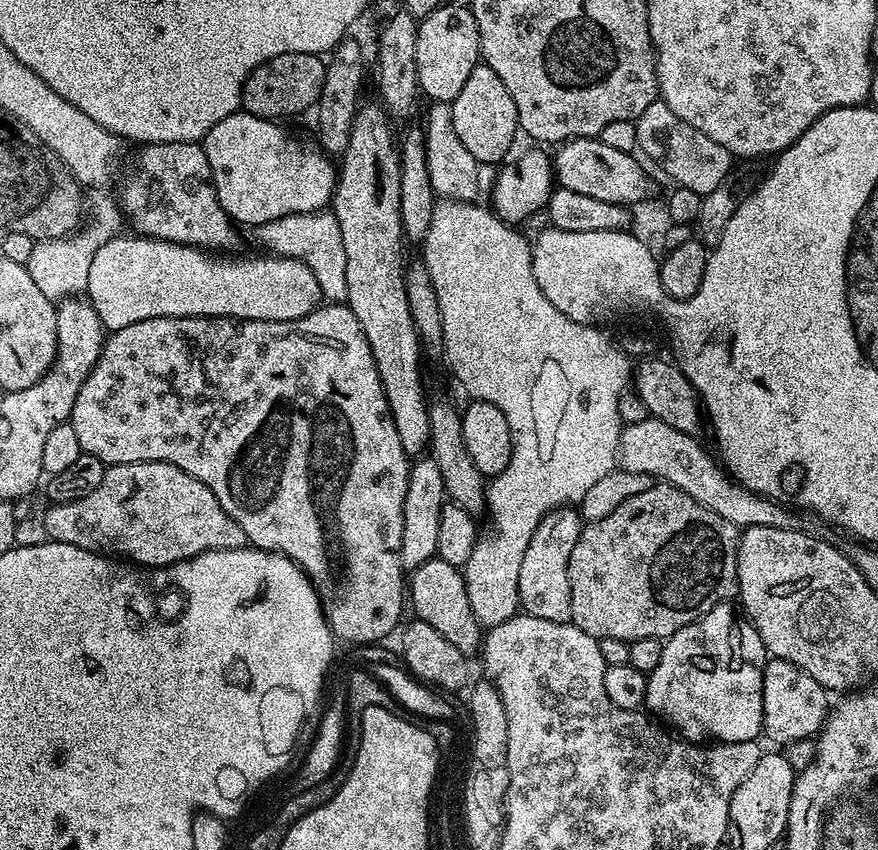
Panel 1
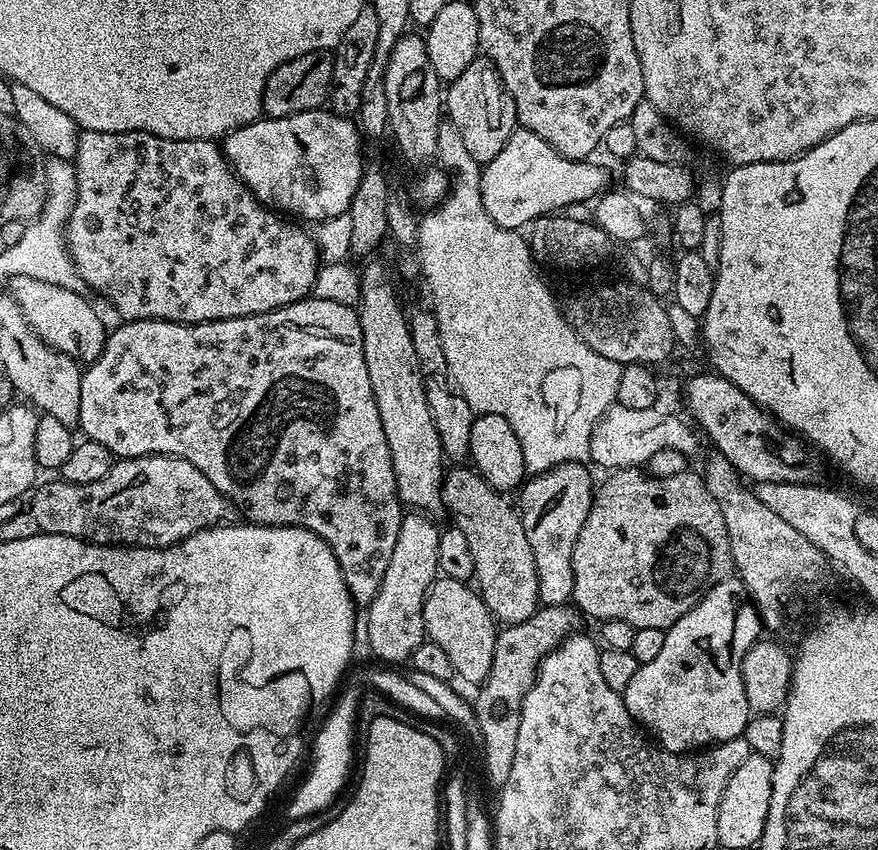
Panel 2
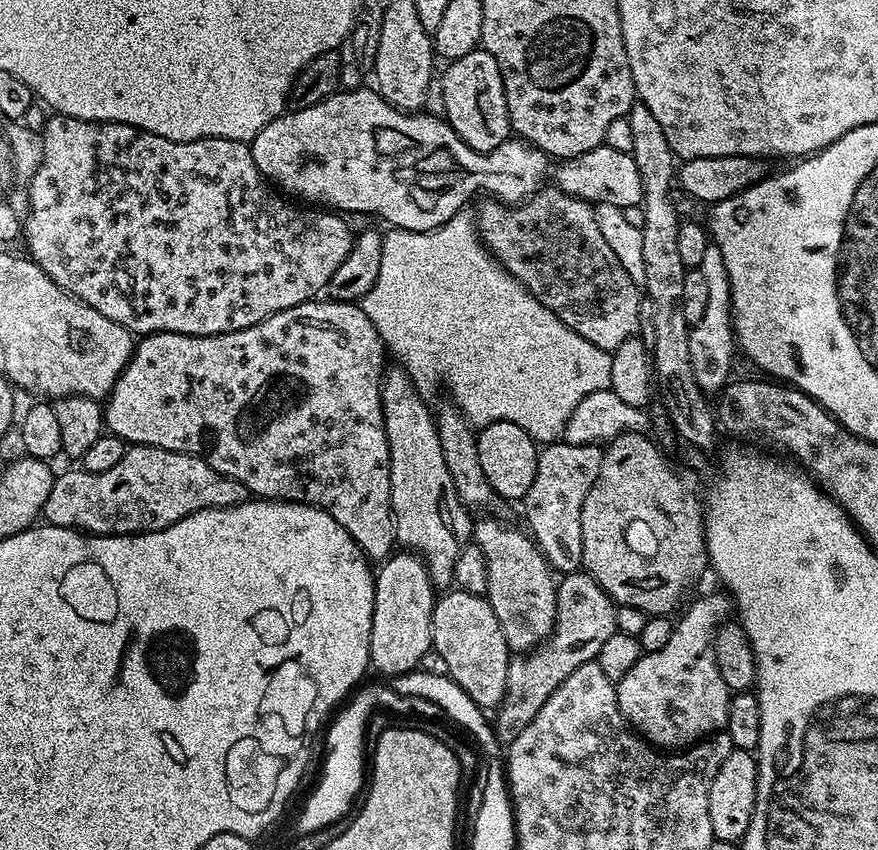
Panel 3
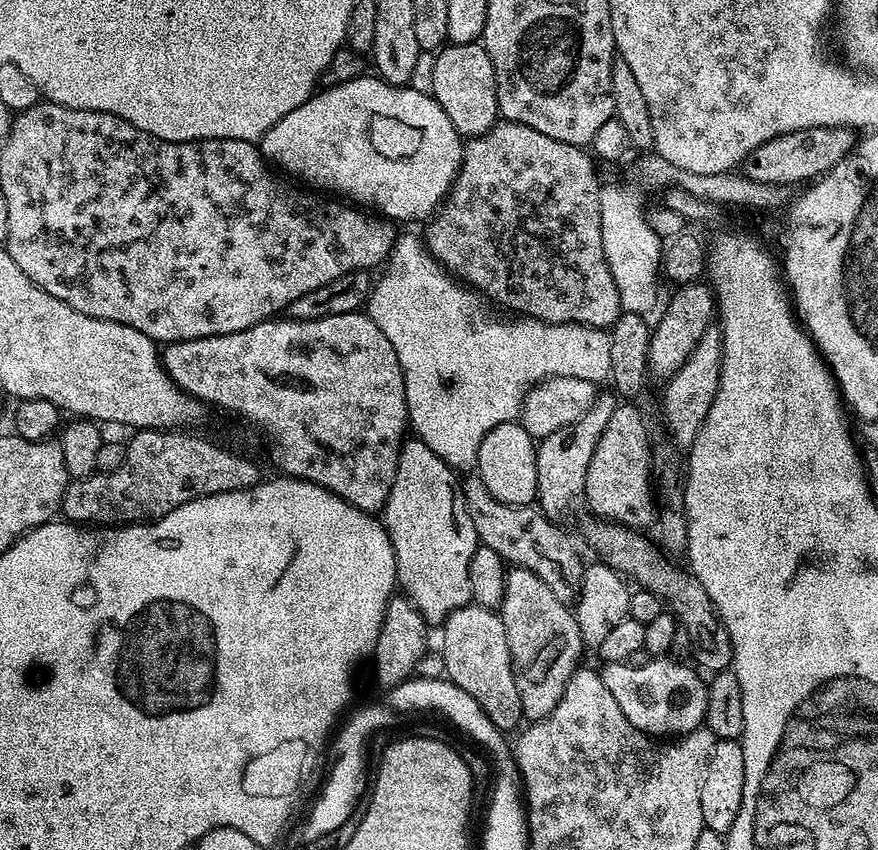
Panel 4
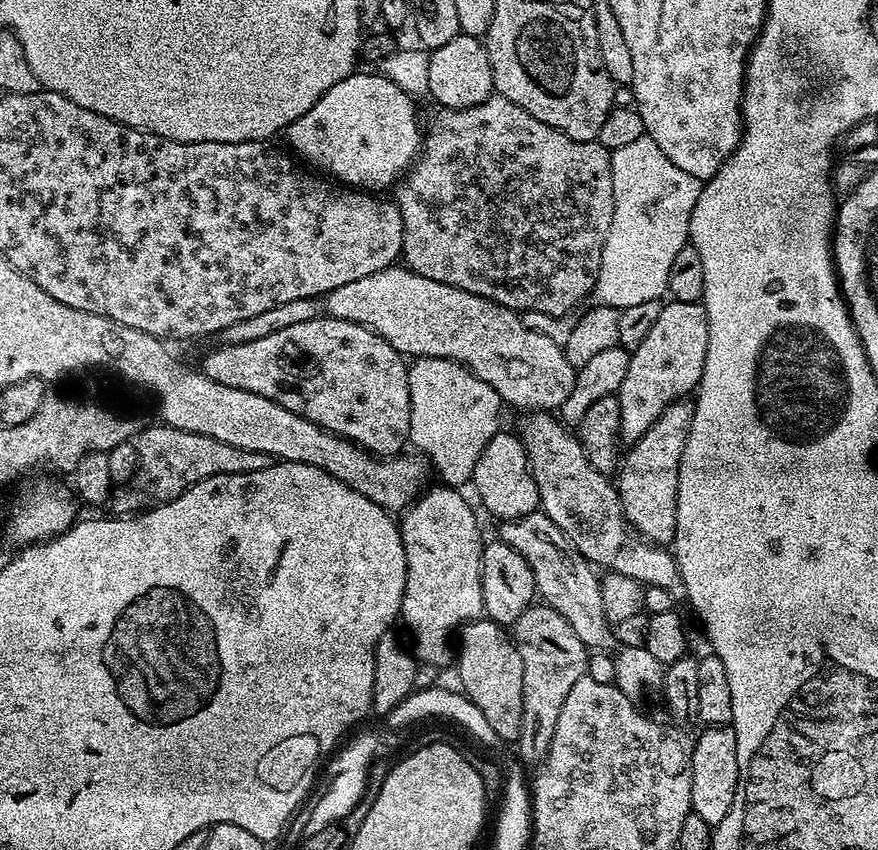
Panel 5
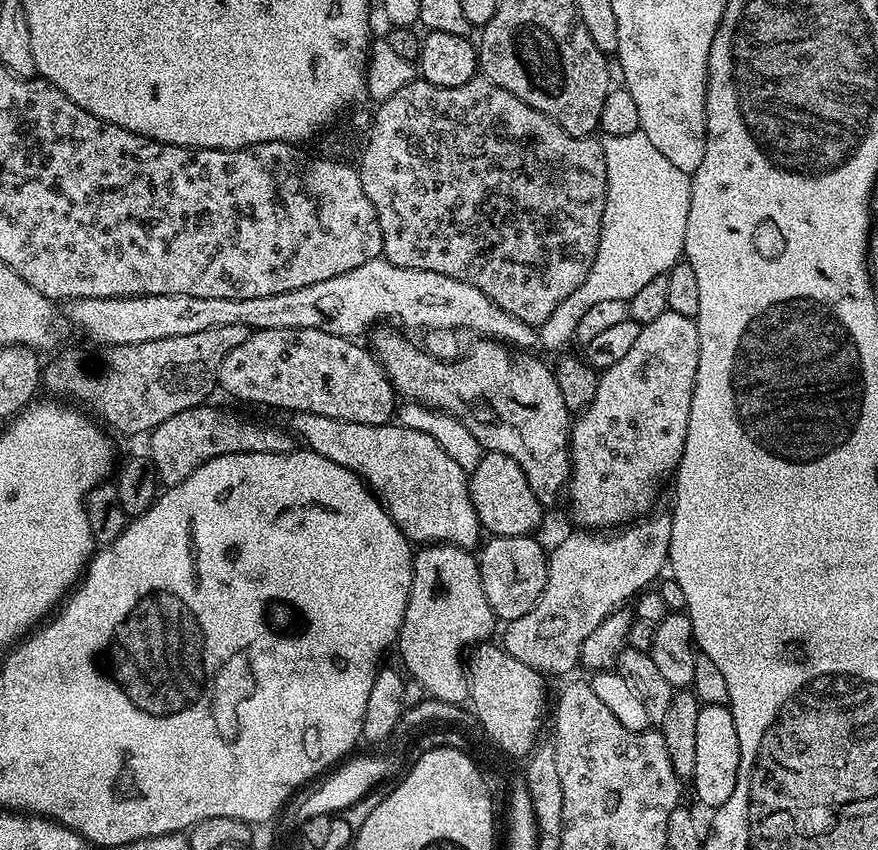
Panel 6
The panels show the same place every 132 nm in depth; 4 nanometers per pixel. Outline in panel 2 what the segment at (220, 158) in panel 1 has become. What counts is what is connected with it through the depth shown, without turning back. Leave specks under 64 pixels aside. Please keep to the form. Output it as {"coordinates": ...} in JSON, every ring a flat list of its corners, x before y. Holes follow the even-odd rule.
{"coordinates":[[317,110,286,118,261,118,250,122,223,137,222,151,228,165,236,173,236,179,241,180,261,204,301,221,321,222,347,213,352,204,366,167,366,160,360,157,360,140,362,133,355,119,337,116,331,110]]}

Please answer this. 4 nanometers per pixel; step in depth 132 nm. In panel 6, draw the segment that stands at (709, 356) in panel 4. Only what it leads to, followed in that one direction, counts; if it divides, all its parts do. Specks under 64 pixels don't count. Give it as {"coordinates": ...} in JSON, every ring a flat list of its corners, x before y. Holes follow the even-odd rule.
{"coordinates":[[656,510,607,534,600,530,575,531,548,552,548,581,540,600,530,614,522,614,522,618,505,627,508,629,502,639,503,648,514,654,518,662,526,662,535,672,549,677,560,676,577,667,586,638,594,634,611,612,623,605,620,604,623,600,631,601,665,571,672,518,667,511]]}

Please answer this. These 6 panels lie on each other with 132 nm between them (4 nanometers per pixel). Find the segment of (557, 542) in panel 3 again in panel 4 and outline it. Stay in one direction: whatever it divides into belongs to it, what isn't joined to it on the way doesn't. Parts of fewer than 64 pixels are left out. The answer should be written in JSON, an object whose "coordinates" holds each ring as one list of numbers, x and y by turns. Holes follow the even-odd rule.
{"coordinates":[[601,391,596,397,594,406,586,412,578,422,566,426,562,430,554,430,554,434,543,437,536,446,536,500,538,507,549,520,562,521,564,515,572,508,572,503,583,493,586,482,586,470,590,470,590,458,594,458,594,446,602,438,602,430,606,430,606,422,610,422,610,414,614,414,618,400,611,391]]}

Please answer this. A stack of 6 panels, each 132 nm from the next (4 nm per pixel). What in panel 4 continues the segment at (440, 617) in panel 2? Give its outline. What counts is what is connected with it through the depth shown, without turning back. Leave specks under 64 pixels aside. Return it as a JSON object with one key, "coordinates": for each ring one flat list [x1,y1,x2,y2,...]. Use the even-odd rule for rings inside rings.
{"coordinates":[[473,602,451,612,444,619,442,631,444,676,466,690,478,702,486,718,503,733,511,733,511,728,519,729,524,720,522,698,518,694,518,682,514,682,510,646,506,642,506,626,500,615,493,609]]}

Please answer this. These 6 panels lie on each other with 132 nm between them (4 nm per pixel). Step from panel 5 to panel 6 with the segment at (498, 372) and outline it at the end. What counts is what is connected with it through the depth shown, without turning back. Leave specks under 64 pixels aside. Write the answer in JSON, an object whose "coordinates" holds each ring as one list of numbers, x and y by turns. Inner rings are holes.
{"coordinates":[[383,258,362,262,362,266,354,266,354,270,338,274,338,278,326,278,326,282,314,282,314,286,298,286,298,290,286,290,286,294,266,294,266,298,198,298,190,294,86,298,71,301,67,308,69,318,100,346,178,338,213,326,246,326,250,330,321,328,326,334,360,338,364,331,367,333,381,322,404,330,425,328,428,332,469,328,480,332,476,334,481,337,501,341,516,350,532,350,538,344,538,332,533,325,506,314,478,286,446,274,434,274,434,270,394,266]]}

